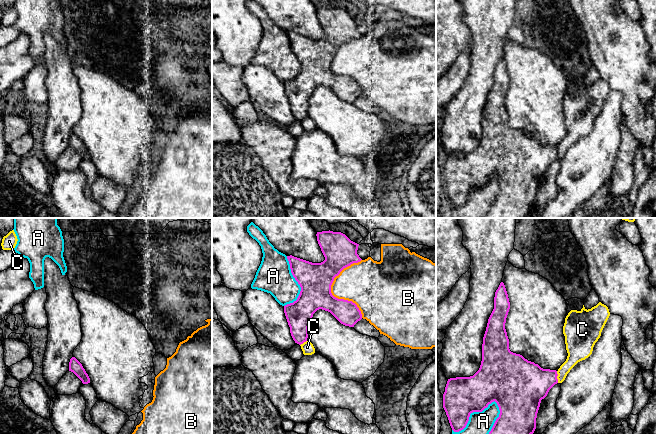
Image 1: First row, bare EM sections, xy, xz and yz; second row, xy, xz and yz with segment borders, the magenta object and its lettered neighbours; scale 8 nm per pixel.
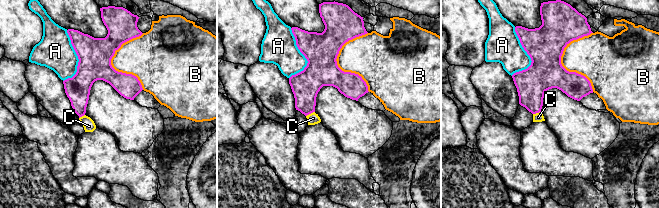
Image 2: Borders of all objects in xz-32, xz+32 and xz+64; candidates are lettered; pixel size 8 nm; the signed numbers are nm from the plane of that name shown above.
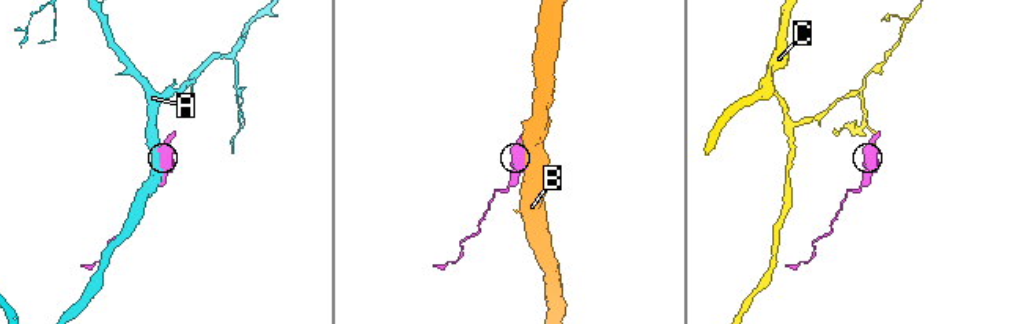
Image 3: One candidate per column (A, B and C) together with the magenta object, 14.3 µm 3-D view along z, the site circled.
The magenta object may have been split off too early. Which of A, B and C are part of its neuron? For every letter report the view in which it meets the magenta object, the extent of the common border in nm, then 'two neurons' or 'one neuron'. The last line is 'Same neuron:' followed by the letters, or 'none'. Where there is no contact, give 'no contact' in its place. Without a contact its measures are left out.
A: yz | 420 nm | two neurons
B: xz | 480 nm | two neurons
C: yz | 100 nm | two neurons
Same neuron: none

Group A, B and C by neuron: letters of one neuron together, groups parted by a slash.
A / B / C

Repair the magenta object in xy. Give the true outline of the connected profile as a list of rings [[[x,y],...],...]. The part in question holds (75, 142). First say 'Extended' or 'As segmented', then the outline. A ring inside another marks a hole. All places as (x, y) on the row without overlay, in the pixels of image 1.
As segmented. [[[72,133],[69,138],[69,147],[73,148],[83,160],[90,159],[90,154],[83,144],[82,140],[75,134]]]

